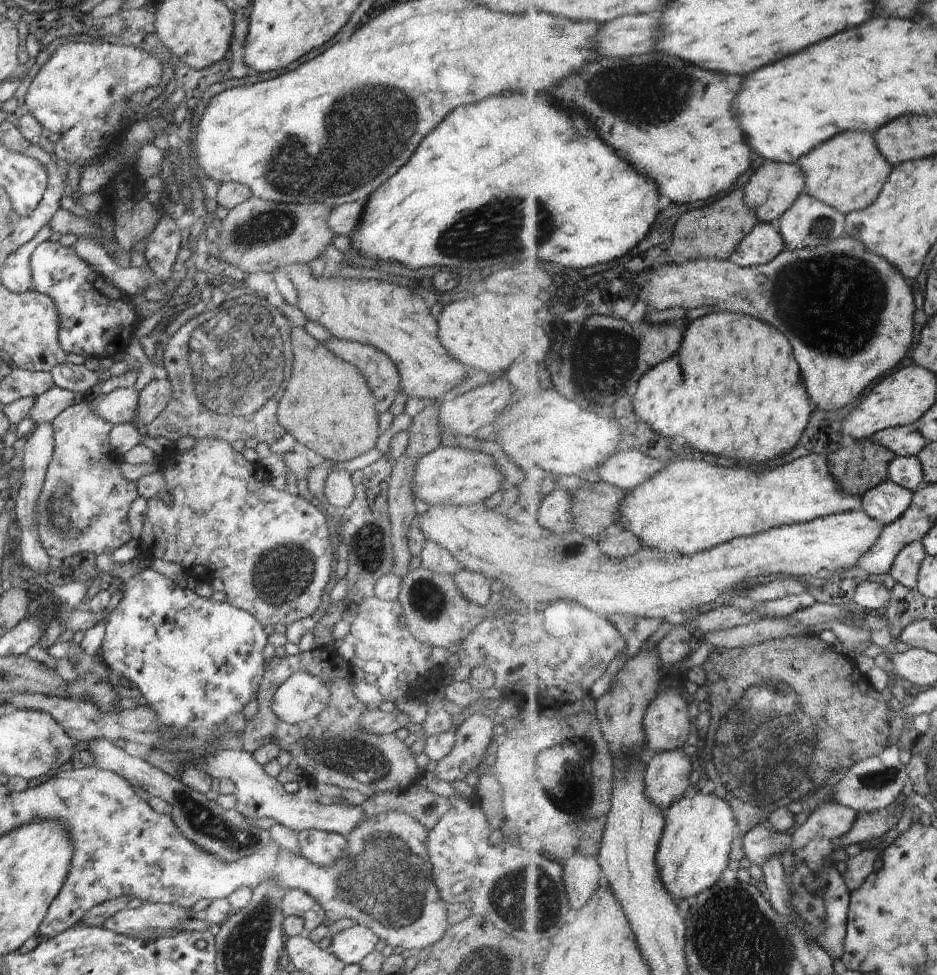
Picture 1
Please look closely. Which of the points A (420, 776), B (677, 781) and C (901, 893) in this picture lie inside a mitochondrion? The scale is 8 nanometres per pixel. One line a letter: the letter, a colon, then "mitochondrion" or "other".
A: other
B: other
C: other

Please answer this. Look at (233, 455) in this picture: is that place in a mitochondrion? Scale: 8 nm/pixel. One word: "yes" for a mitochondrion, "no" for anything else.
no

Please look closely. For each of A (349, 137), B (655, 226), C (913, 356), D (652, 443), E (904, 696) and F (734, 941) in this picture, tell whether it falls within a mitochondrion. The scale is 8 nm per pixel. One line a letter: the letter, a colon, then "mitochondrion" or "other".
A: mitochondrion
B: other
C: other
D: other
E: other
F: mitochondrion

